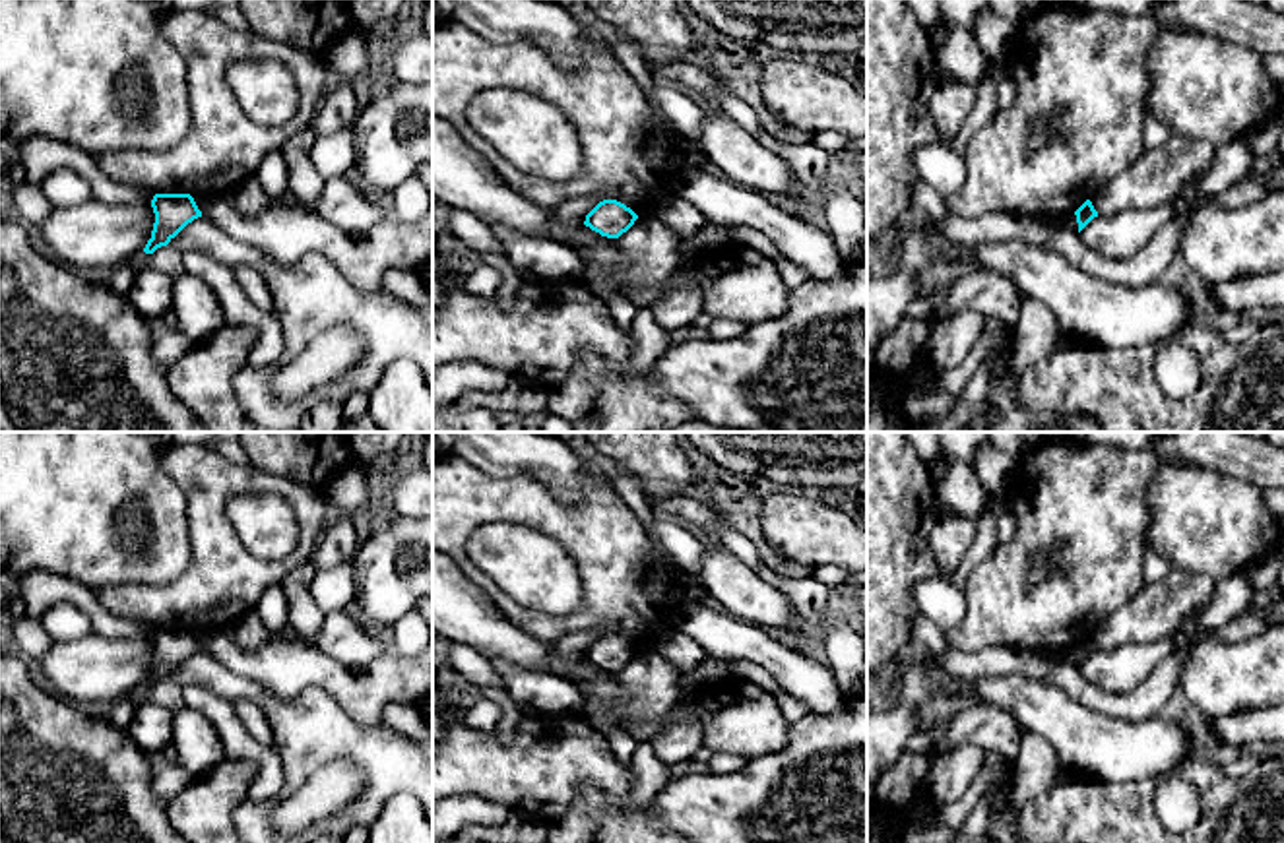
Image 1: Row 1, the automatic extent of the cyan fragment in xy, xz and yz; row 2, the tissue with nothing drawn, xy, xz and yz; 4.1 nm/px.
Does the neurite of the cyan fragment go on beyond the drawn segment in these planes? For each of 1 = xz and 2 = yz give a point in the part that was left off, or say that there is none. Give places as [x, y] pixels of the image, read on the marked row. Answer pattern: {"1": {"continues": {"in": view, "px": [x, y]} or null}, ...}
{"1": {"continues": null}, "2": {"continues": null}}

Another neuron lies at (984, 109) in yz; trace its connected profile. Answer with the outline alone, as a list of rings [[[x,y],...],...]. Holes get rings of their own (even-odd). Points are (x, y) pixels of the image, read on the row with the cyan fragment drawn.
[[[1007,66],[991,68],[978,83],[976,83],[976,103],[970,114],[964,118],[962,126],[958,128],[956,136],[948,140],[948,145],[958,153],[964,155],[968,143],[972,141],[974,134],[987,126],[999,105],[997,105],[997,81],[1003,74],[1009,74]]]

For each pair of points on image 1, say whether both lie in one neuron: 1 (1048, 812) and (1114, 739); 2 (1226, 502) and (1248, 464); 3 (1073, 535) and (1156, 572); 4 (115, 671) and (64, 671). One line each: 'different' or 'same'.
1: different
2: different
3: different
4: same

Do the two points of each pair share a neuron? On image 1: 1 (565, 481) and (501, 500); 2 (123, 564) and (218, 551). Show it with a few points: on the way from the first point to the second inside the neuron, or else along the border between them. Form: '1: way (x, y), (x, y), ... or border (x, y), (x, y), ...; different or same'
1: border (503, 475), (532, 475), (565, 504), (580, 499); different
2: border (189, 510), (191, 562), (177, 578), (158, 586); different

